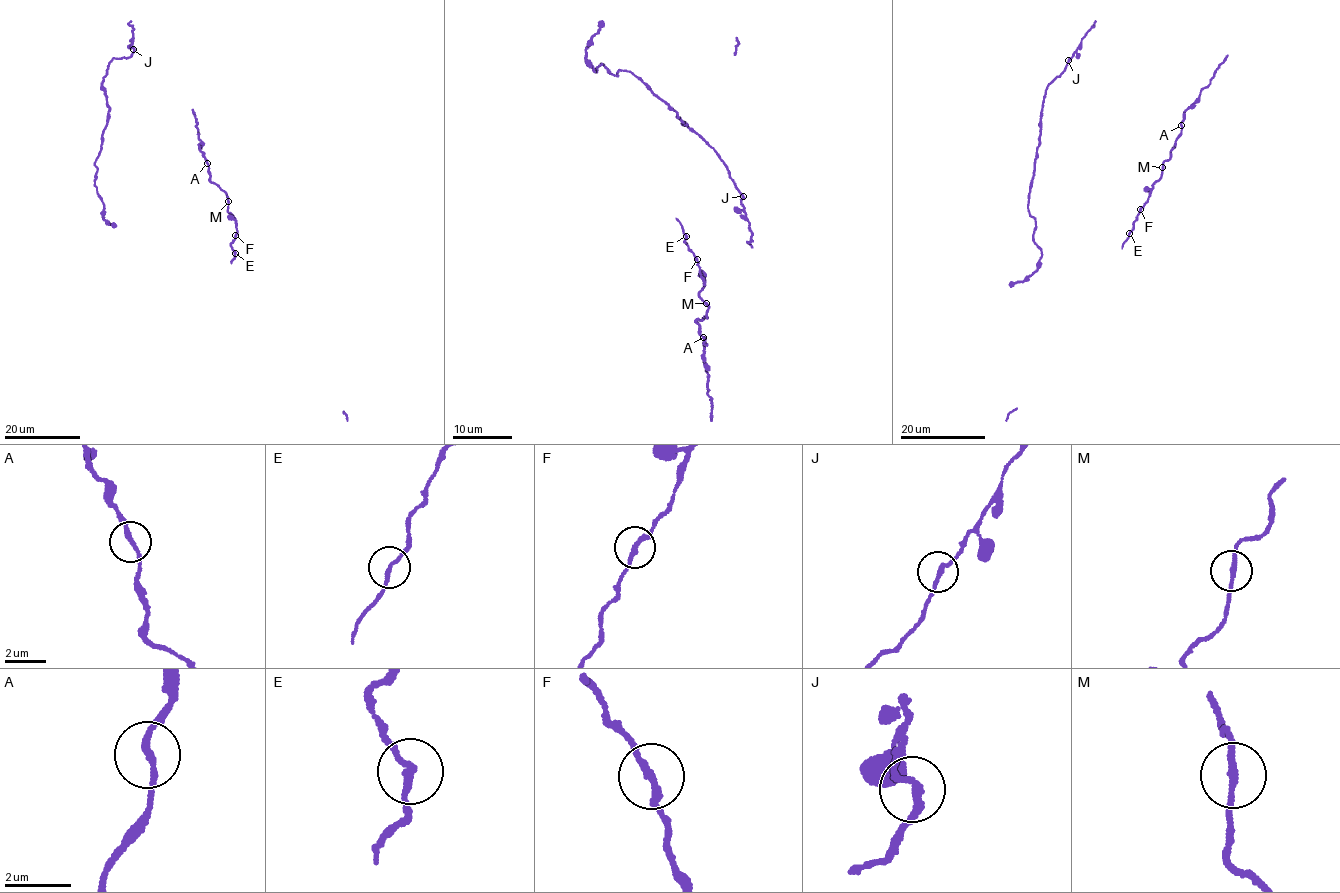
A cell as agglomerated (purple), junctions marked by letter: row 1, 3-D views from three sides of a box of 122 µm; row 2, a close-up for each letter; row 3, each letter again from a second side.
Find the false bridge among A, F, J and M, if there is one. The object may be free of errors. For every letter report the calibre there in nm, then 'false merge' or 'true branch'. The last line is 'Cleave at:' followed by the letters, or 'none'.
A: 190 nm | true branch
F: 200 nm | true branch
J: 200 nm | true branch
M: 190 nm | true branch
Cleave at: none

